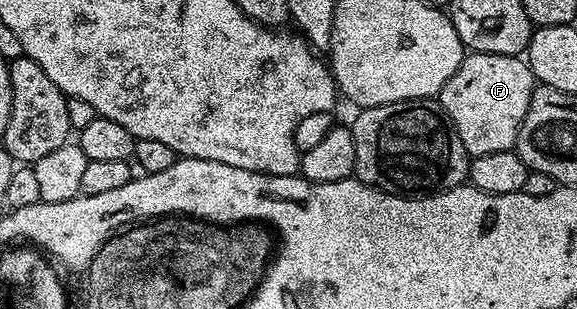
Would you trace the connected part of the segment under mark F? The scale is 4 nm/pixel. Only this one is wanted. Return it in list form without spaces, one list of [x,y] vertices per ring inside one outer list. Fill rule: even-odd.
[[[468,52],[437,101],[465,151],[471,157],[480,157],[493,155],[493,151],[514,150],[517,131],[536,87],[533,71],[522,56]]]

